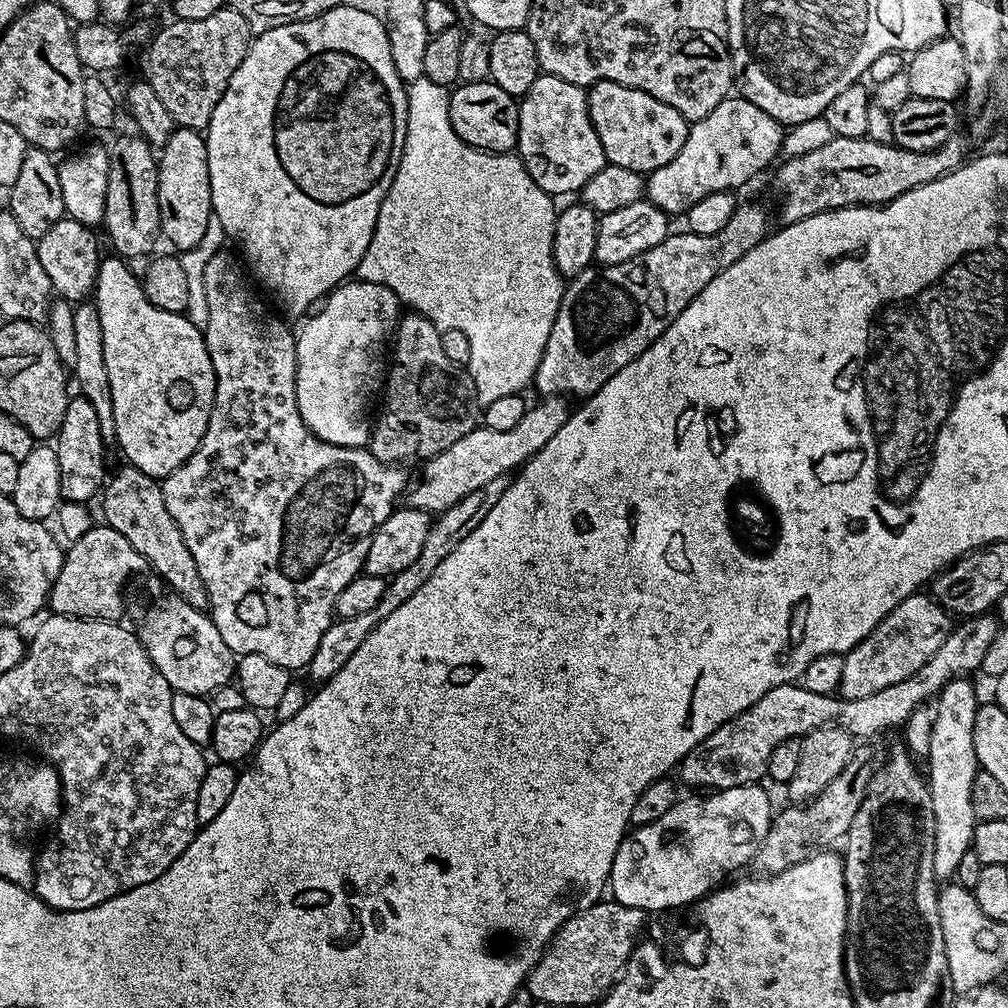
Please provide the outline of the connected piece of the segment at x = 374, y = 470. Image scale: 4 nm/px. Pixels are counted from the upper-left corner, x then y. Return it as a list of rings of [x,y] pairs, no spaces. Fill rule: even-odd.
[[[221,250],[206,263],[202,273],[203,289],[206,290],[208,325],[202,329],[204,341],[210,354],[210,362],[216,375],[216,393],[212,403],[210,422],[206,426],[206,434],[198,446],[198,450],[169,476],[163,477],[162,487],[166,498],[166,510],[170,510],[170,518],[178,522],[178,530],[182,530],[182,538],[186,538],[186,546],[198,566],[198,574],[202,574],[202,582],[206,582],[208,591],[208,608],[212,620],[218,626],[218,634],[222,634],[222,642],[230,646],[237,656],[246,654],[262,654],[262,658],[270,658],[278,666],[289,670],[307,669],[308,663],[314,658],[314,650],[318,650],[318,642],[322,642],[322,634],[332,625],[336,616],[338,594],[350,586],[355,576],[364,572],[366,550],[370,550],[372,535],[386,518],[398,507],[396,499],[405,495],[410,484],[410,476],[403,472],[403,467],[389,466],[378,462],[367,447],[351,448],[350,446],[334,446],[330,442],[319,440],[302,422],[302,414],[298,410],[296,397],[296,336],[274,313],[256,297],[257,289],[248,285],[249,277],[246,268],[239,259]]]

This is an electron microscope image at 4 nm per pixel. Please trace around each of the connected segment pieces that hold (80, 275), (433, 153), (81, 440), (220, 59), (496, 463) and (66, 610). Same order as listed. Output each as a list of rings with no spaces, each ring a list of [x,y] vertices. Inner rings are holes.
[[[71,218],[59,220],[42,238],[36,241],[38,262],[50,278],[53,293],[59,299],[69,302],[80,302],[93,295],[96,286],[96,275],[100,269],[102,251],[91,227]]]
[[[421,78],[411,81],[407,85],[408,90],[408,125],[406,126],[406,142],[402,162],[398,166],[398,174],[386,194],[386,198],[380,207],[378,222],[374,234],[370,238],[370,246],[362,258],[362,262],[356,267],[355,275],[366,282],[374,282],[394,290],[401,305],[408,304],[413,313],[425,316],[431,320],[437,328],[443,330],[462,330],[466,338],[470,338],[470,362],[467,371],[472,374],[472,381],[476,387],[476,400],[481,406],[495,402],[497,398],[506,398],[506,394],[520,394],[524,387],[533,383],[536,367],[544,353],[546,342],[550,338],[550,330],[554,326],[554,318],[560,309],[560,303],[564,297],[566,281],[560,275],[554,262],[554,226],[556,225],[556,213],[558,211],[553,197],[543,192],[532,181],[530,174],[524,168],[516,154],[497,154],[494,152],[481,152],[479,148],[472,148],[458,134],[454,134],[454,126],[450,126],[450,114],[448,113],[449,89],[435,82]]]
[[[79,394],[73,395],[66,406],[66,418],[54,437],[54,447],[58,458],[58,478],[60,479],[61,501],[70,504],[88,504],[101,495],[106,483],[104,472],[104,448],[102,426],[94,406]]]
[[[230,6],[219,8],[210,18],[198,18],[197,20],[173,19],[160,33],[158,31],[151,37],[147,45],[148,57],[144,60],[143,75],[154,86],[154,94],[170,110],[170,118],[181,128],[207,129],[210,118],[214,114],[214,106],[222,98],[234,70],[246,58],[248,46],[254,39],[252,27],[242,18],[242,14],[234,11]]]
[[[546,396],[539,401],[541,404],[533,403],[528,409],[528,413],[518,422],[518,426],[512,427],[511,430],[490,430],[483,426],[477,426],[466,438],[458,438],[454,446],[442,450],[438,455],[423,461],[420,477],[415,477],[414,483],[407,489],[406,500],[409,505],[418,510],[429,514],[439,514],[446,511],[450,506],[462,502],[466,494],[478,490],[478,486],[486,486],[486,482],[494,482],[494,478],[499,476],[508,476],[515,473],[521,466],[527,464],[530,457],[538,454],[558,430],[568,421],[570,415],[569,401],[562,396]]]
[[[93,526],[82,534],[82,538],[67,545],[62,570],[48,596],[47,607],[58,616],[77,616],[83,620],[121,619],[124,612],[124,587],[131,576],[145,571],[142,554],[118,534],[118,530],[107,526]]]

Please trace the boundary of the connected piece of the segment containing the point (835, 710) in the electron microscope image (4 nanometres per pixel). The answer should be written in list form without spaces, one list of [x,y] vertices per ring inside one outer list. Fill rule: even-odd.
[[[988,610],[981,616],[961,619],[946,642],[942,642],[942,647],[934,653],[934,658],[930,658],[918,674],[906,678],[906,682],[886,686],[886,690],[878,690],[878,694],[870,694],[866,698],[846,700],[836,694],[818,694],[796,682],[774,686],[774,690],[762,694],[754,706],[718,726],[718,730],[698,742],[698,746],[684,756],[678,765],[679,783],[689,784],[692,790],[719,790],[755,784],[765,779],[774,746],[787,740],[803,738],[809,732],[829,726],[848,732],[853,738],[860,738],[876,736],[899,724],[907,725],[912,719],[912,712],[939,696],[950,681],[967,677],[972,674],[968,672],[975,673],[980,669],[982,658],[986,658],[986,650],[990,650],[994,638],[998,638],[1001,627],[1001,621]]]

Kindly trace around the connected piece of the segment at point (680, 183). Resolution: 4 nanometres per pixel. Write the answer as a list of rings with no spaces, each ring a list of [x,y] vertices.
[[[743,98],[723,100],[721,104],[714,106],[714,110],[710,110],[710,114],[706,114],[706,118],[695,121],[689,127],[686,142],[673,160],[666,162],[666,166],[647,173],[646,199],[669,214],[686,214],[694,206],[694,202],[702,202],[706,194],[737,190],[736,188],[742,187],[751,176],[758,175],[776,155],[781,155],[784,133],[785,129],[781,124],[770,118],[766,110],[758,110],[754,102]]]

